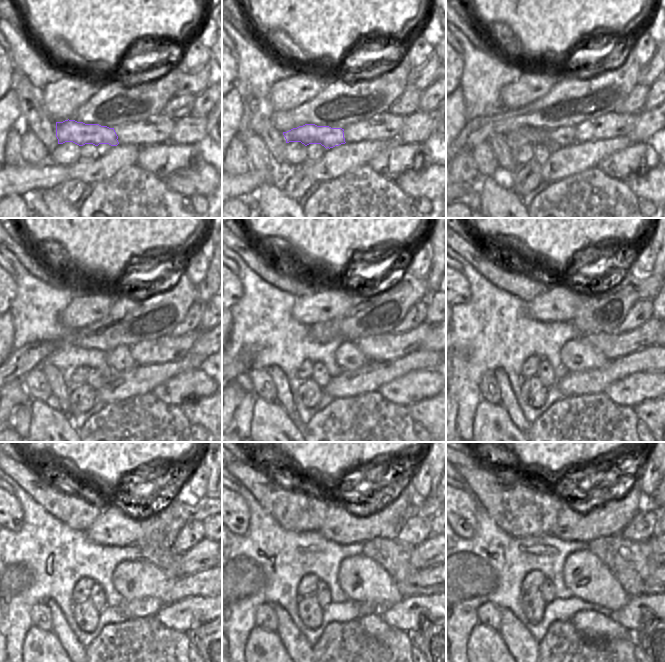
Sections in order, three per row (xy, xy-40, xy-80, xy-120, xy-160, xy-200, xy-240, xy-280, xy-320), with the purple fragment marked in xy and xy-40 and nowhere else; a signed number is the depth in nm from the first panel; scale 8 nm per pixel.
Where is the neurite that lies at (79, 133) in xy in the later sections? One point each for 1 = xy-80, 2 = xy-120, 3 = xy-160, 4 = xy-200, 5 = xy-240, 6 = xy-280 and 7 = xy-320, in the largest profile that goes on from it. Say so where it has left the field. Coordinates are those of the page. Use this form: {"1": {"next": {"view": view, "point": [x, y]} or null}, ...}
{"1": {"next": {"view": "xy-80", "point": [566, 135]}}, "2": {"next": {"view": "xy-120", "point": [120, 358]}}, "3": {"next": {"view": "xy-160", "point": [348, 356]}}, "4": {"next": {"view": "xy-200", "point": [578, 355]}}, "5": {"next": {"view": "xy-240", "point": [138, 579]}}, "6": {"next": {"view": "xy-280", "point": [363, 580]}}, "7": {"next": {"view": "xy-320", "point": [589, 579]}}}

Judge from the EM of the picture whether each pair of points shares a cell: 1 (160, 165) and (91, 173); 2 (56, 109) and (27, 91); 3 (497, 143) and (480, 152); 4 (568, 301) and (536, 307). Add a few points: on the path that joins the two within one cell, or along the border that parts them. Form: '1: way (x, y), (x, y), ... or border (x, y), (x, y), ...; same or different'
1: border (140, 146), (135, 163); different
2: border (41, 88), (45, 110), (54, 122); different
3: border (487, 142), (500, 165); different
4: way (560, 302), (544, 307); same

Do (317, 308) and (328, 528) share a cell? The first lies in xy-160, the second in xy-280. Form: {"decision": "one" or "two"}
{"decision": "one"}

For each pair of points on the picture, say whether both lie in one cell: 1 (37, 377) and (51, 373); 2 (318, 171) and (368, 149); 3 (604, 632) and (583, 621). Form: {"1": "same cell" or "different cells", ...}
{"1": "different cells", "2": "same cell", "3": "same cell"}

